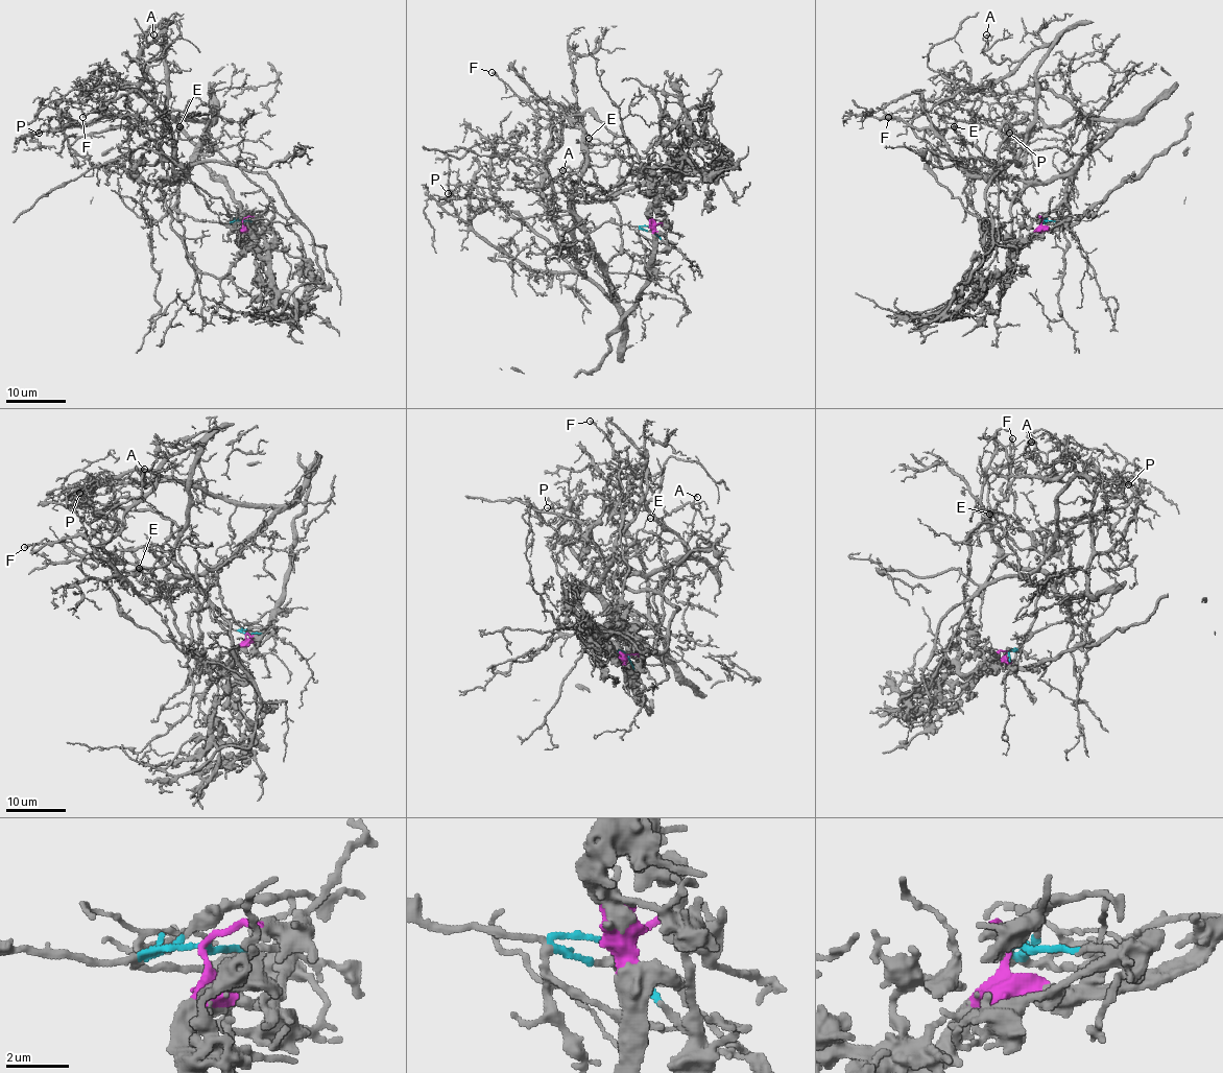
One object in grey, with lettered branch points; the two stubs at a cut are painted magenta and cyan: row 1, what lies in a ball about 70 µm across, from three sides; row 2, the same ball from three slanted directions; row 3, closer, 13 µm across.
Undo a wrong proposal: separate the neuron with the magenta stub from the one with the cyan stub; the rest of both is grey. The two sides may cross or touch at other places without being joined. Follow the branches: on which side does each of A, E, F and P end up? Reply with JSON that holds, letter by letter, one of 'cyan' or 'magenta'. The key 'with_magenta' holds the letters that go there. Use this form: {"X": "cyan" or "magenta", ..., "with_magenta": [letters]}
{"A": "magenta", "E": "magenta", "F": "magenta", "P": "cyan", "with_magenta": ["A", "E", "F"]}

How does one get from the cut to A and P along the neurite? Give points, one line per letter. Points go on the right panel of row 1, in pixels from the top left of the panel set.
A: (1042, 220), (1023, 238), (985, 228), (929, 169), (932, 148), (912, 128), (1018, 63), (994, 63), (987, 34)
P: (1044, 220), (1068, 175), (1118, 124), (1074, 117), (1046, 126), (1011, 113), (1001, 127), (1009, 134)

